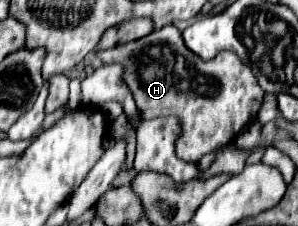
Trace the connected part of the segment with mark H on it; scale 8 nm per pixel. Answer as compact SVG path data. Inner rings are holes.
M172 24L142 40L100 52L98 58L124 66L124 80L144 118L178 116L182 120L184 132L178 138L176 152L186 162L198 162L204 154L216 152L224 144L236 140L242 128L256 120L258 100L264 96L254 74L238 56L220 52L214 60L204 62L182 44L182 34Z

